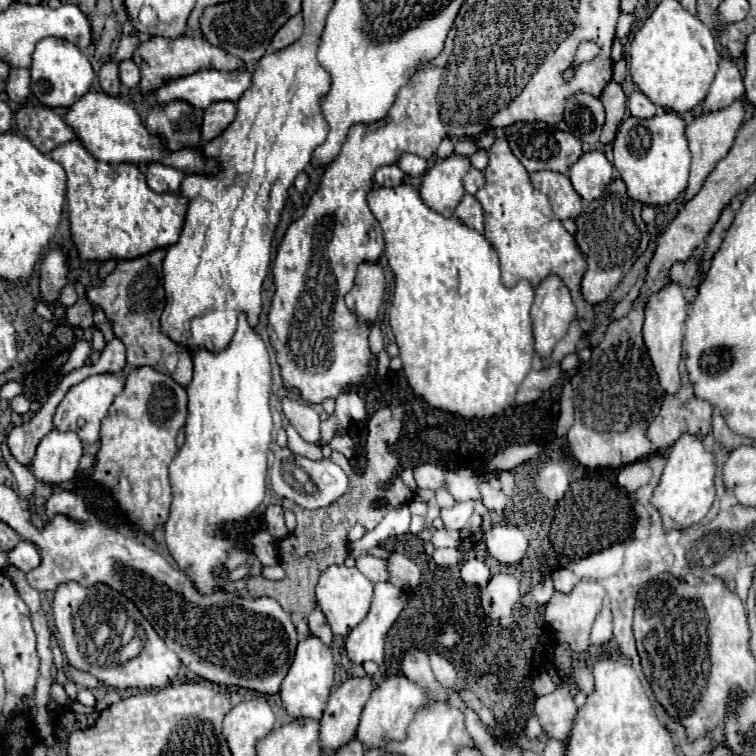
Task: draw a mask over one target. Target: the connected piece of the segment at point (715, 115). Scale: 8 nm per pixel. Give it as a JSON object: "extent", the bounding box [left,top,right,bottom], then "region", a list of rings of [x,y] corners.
{"extent":[683,100,745,202],"region":[[[737,100],[737,102],[733,102],[731,106],[727,106],[719,112],[709,112],[709,114],[703,114],[703,116],[695,118],[685,128],[685,136],[687,136],[687,142],[689,142],[689,150],[691,150],[691,176],[689,176],[689,186],[685,190],[685,196],[683,196],[685,202],[691,200],[699,192],[699,188],[701,188],[703,180],[707,178],[707,174],[715,168],[715,164],[721,158],[725,158],[725,154],[733,146],[737,130],[743,122],[743,114],[745,114],[745,106],[743,106],[741,100]]]}

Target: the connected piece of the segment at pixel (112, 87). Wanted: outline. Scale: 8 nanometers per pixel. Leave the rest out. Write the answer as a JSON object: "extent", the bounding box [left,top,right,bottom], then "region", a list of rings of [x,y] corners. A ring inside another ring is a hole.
{"extent":[99,58,121,96],"region":[[[109,58],[101,66],[101,70],[99,70],[99,84],[101,84],[101,88],[103,88],[105,94],[117,96],[121,82],[119,82],[119,64],[113,58]]]}

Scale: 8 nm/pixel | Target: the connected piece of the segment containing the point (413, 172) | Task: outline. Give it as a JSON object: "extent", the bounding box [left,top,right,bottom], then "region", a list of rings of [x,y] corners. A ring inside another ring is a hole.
{"extent":[397,154,427,176],"region":[[[405,154],[401,156],[401,160],[397,162],[409,176],[423,176],[425,170],[427,170],[427,160],[425,158],[419,158],[417,154]]]}

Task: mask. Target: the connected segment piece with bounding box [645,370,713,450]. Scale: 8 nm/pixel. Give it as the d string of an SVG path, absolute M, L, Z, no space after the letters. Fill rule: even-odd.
M683 370L681 372L681 390L675 396L665 396L659 414L651 422L651 426L647 428L645 436L651 440L655 450L667 450L683 434L693 434L697 438L705 438L709 434L709 430L711 430L711 412L713 412L713 406L709 402L695 398L693 388L691 388L691 384L687 380L687 372Z

